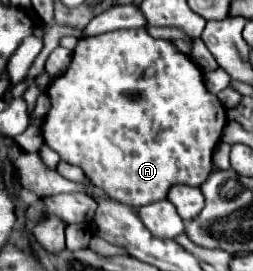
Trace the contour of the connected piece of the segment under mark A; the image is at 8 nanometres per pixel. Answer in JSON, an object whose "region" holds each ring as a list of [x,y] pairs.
{"region":[[[124,28],[124,30],[112,30],[100,36],[92,36],[92,38],[80,38],[76,48],[74,48],[74,58],[70,62],[70,68],[56,80],[52,80],[50,88],[48,88],[48,96],[52,100],[52,108],[44,118],[42,124],[42,132],[44,132],[44,140],[50,148],[54,148],[62,160],[76,164],[84,170],[84,174],[88,176],[90,182],[94,182],[96,186],[104,188],[104,192],[110,194],[110,198],[122,202],[122,204],[130,204],[134,208],[164,200],[170,186],[174,184],[188,184],[188,186],[200,186],[202,182],[206,182],[208,174],[210,174],[210,162],[212,162],[212,152],[220,142],[222,130],[228,124],[228,116],[226,116],[226,108],[222,106],[222,102],[206,88],[204,84],[204,76],[202,70],[190,60],[190,56],[182,56],[182,52],[178,52],[178,48],[174,48],[174,44],[170,40],[160,40],[160,38],[152,38],[146,28]]]}

